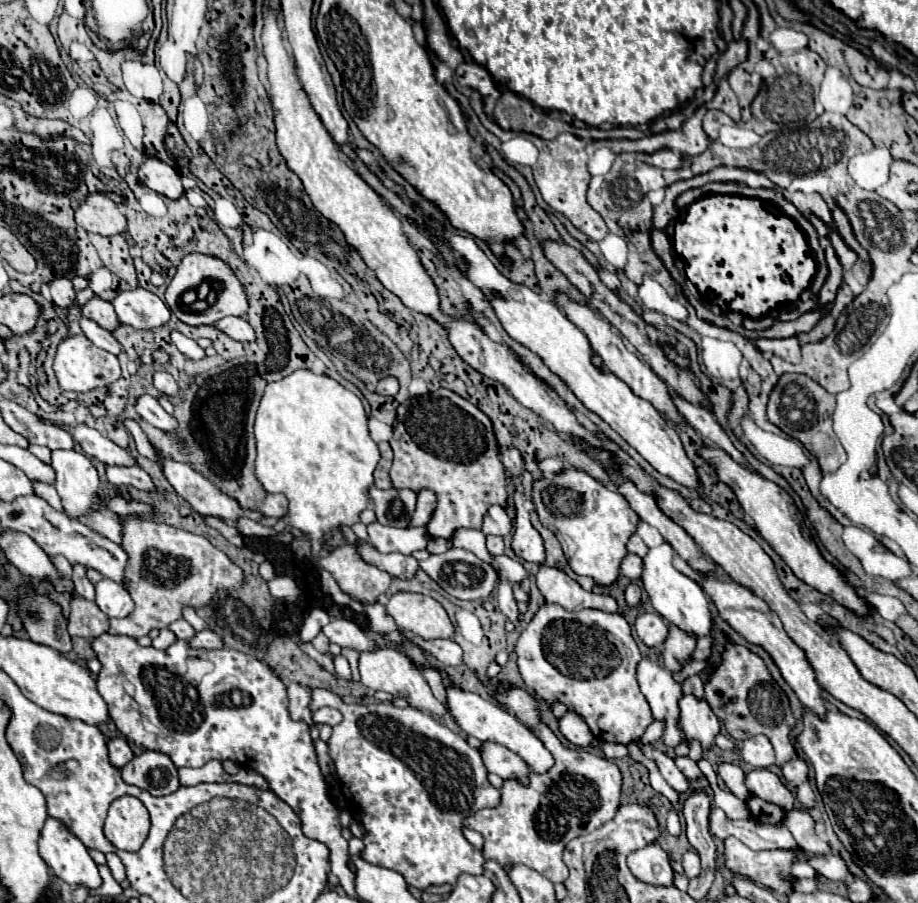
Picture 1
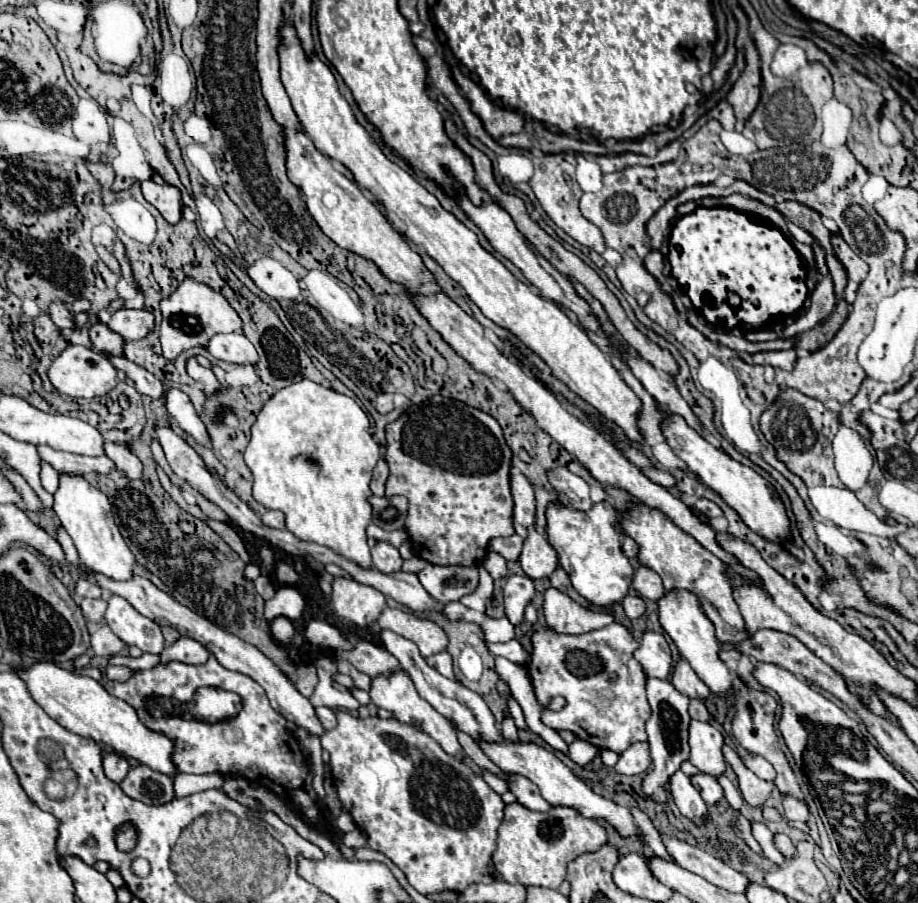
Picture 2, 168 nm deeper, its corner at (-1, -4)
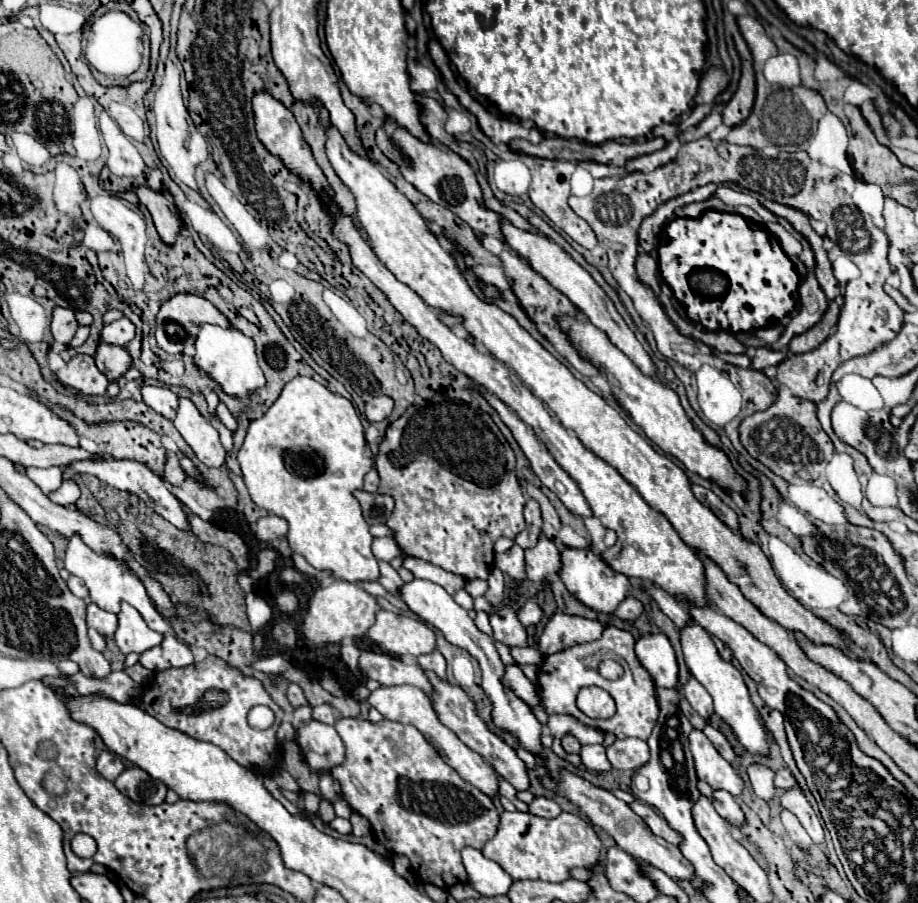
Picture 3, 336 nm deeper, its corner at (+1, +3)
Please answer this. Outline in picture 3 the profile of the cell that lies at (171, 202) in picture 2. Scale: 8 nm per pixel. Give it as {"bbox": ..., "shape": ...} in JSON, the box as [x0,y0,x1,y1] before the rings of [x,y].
{"bbox":[136,187,180,245],"shape":[[[138,187],[136,195],[138,195],[140,203],[146,205],[146,209],[150,211],[154,227],[156,227],[162,243],[174,245],[174,241],[180,233],[180,215],[178,215],[172,195],[168,191],[156,193],[148,187]]]}

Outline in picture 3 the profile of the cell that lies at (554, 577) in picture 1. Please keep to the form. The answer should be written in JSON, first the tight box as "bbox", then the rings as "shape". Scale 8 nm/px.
{"bbox":[538,613,604,657],"shape":[[[556,613],[548,621],[548,625],[538,641],[538,651],[542,653],[542,657],[548,657],[548,655],[554,655],[568,647],[600,639],[602,631],[604,631],[604,627],[598,621]]]}

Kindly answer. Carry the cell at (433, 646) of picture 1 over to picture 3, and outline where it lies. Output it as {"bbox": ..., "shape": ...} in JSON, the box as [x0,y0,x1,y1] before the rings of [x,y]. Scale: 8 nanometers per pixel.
{"bbox":[416,651,446,679],"shape":[[[432,651],[428,655],[420,655],[420,657],[416,657],[416,661],[418,661],[418,665],[424,671],[432,671],[440,679],[446,679],[446,661],[444,661],[444,657],[442,657],[440,651]]]}

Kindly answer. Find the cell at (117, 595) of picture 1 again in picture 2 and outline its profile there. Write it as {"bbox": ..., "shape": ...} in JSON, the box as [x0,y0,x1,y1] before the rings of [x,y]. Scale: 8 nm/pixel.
{"bbox":[104,596,166,654],"shape":[[[122,596],[108,598],[104,620],[116,636],[120,636],[128,646],[138,646],[142,652],[158,654],[166,646],[160,626],[134,610]]]}

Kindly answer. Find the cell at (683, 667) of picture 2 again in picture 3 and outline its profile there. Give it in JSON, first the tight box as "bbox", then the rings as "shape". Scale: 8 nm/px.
{"bbox":[682,677,714,723],"shape":[[[694,677],[688,679],[688,683],[682,687],[682,695],[688,699],[688,703],[694,707],[694,711],[706,719],[706,723],[710,721],[710,717],[714,715],[714,707],[712,707],[712,697],[708,695],[708,691],[704,691],[704,687],[700,687],[700,683],[696,683]]]}

